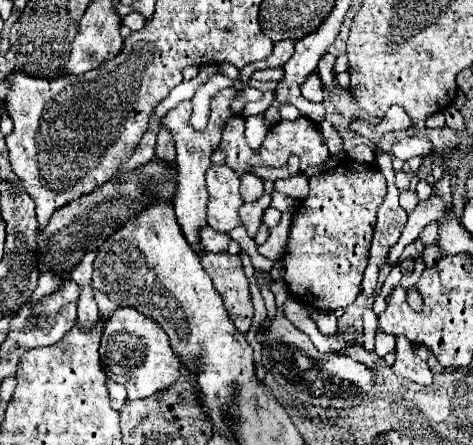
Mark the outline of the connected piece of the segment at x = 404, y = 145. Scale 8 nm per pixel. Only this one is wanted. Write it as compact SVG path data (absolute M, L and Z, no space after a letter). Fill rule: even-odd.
M408 136L394 142L392 154L400 160L408 160L412 156L428 156L432 152L432 142L422 136Z

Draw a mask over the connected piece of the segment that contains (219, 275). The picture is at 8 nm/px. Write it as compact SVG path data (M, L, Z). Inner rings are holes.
M208 252L200 260L216 292L222 296L230 322L242 334L246 334L252 322L252 302L250 302L248 278L244 274L240 256L238 254L232 256L228 252L218 252L218 254Z

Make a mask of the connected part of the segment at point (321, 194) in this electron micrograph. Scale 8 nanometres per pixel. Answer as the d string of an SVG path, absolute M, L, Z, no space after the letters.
M344 158L338 168L310 178L310 196L302 200L294 212L290 238L282 256L284 282L292 296L316 310L336 310L350 306L360 294L362 276L370 258L370 242L376 224L376 210L386 196L386 178L374 164Z

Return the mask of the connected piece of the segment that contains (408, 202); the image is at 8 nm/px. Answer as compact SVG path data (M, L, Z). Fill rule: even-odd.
M407 190L404 191L404 194L400 194L399 202L404 210L414 210L418 204L418 196L416 196L415 191Z

